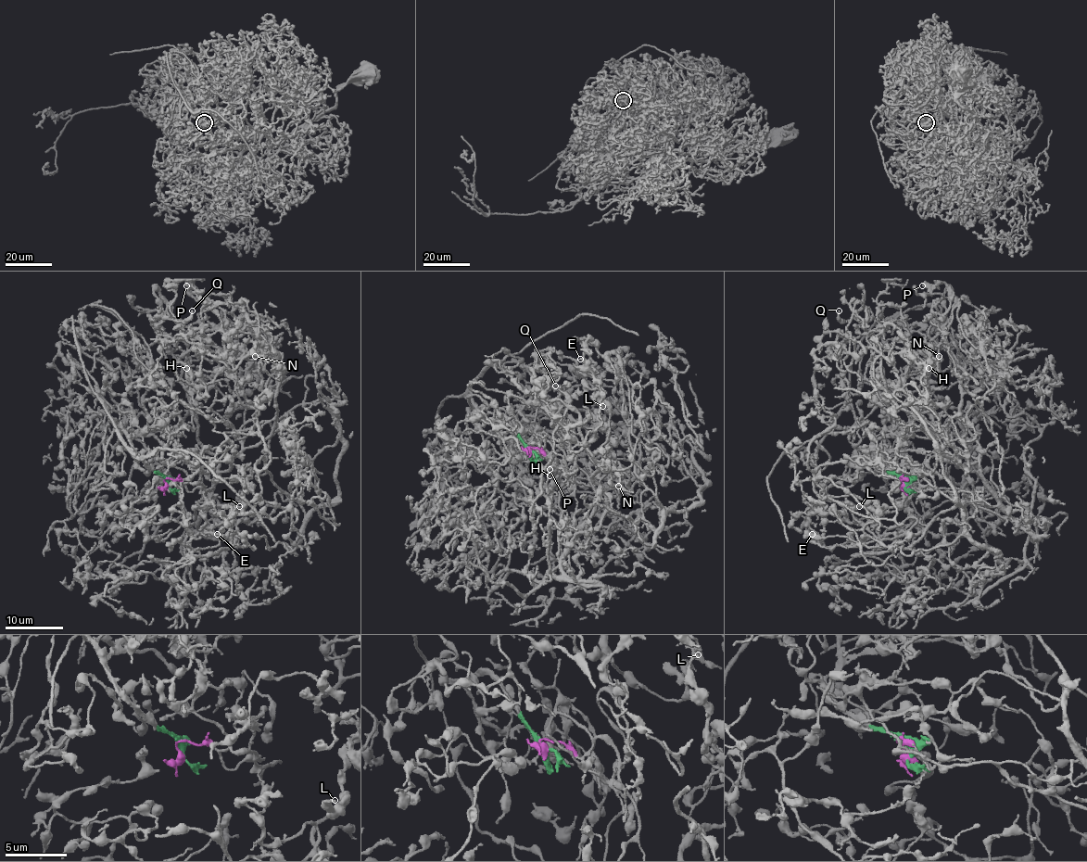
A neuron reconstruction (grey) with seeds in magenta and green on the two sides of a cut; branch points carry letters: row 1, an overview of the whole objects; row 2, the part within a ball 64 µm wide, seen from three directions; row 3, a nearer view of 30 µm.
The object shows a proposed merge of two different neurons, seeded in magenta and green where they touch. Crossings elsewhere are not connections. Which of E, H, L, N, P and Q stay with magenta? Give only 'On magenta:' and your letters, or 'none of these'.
On magenta: E, H, L, N, P, Q

